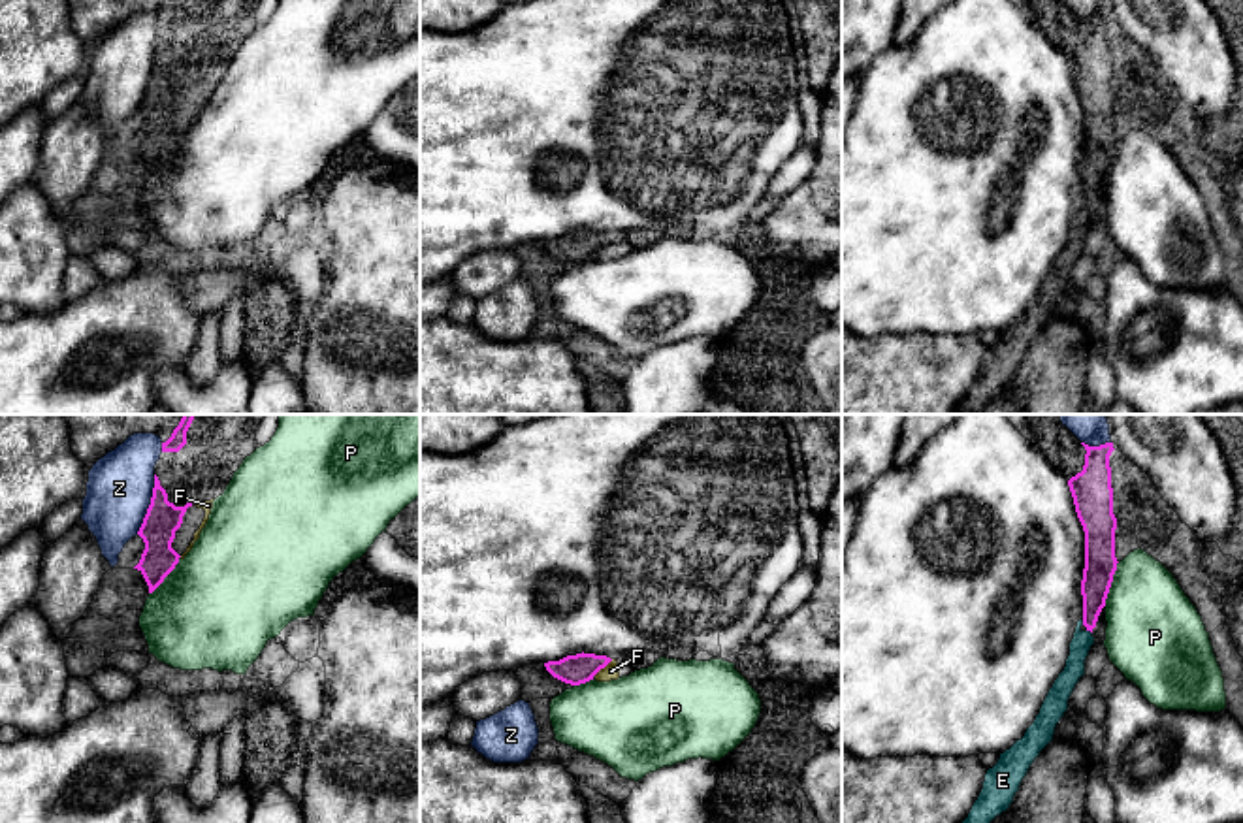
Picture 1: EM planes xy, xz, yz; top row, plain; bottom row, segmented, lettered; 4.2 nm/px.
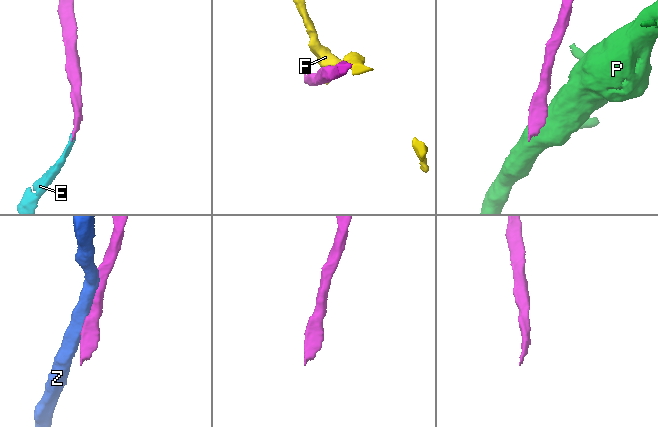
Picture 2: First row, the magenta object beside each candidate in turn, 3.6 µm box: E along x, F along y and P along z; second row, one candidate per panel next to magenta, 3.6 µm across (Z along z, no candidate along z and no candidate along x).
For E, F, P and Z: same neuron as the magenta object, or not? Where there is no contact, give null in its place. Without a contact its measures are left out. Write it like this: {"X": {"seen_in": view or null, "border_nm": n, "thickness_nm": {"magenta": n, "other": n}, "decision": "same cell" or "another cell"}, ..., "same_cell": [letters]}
{"E": {"seen_in": "yz", "border_nm": 30, "thickness_nm": {"magenta": 130, "other": 90}, "decision": "same cell"}, "F": {"seen_in": "xz", "border_nm": 110, "thickness_nm": {"magenta": 130, "other": 70}, "decision": "another cell"}, "P": {"seen_in": "yz", "border_nm": 200, "thickness_nm": {"magenta": 140, "other": 380}, "decision": "another cell"}, "Z": {"seen_in": "xy", "border_nm": 260, "thickness_nm": {"magenta": 150, "other": 280}, "decision": "another cell"}, "same_cell": ["E"]}

